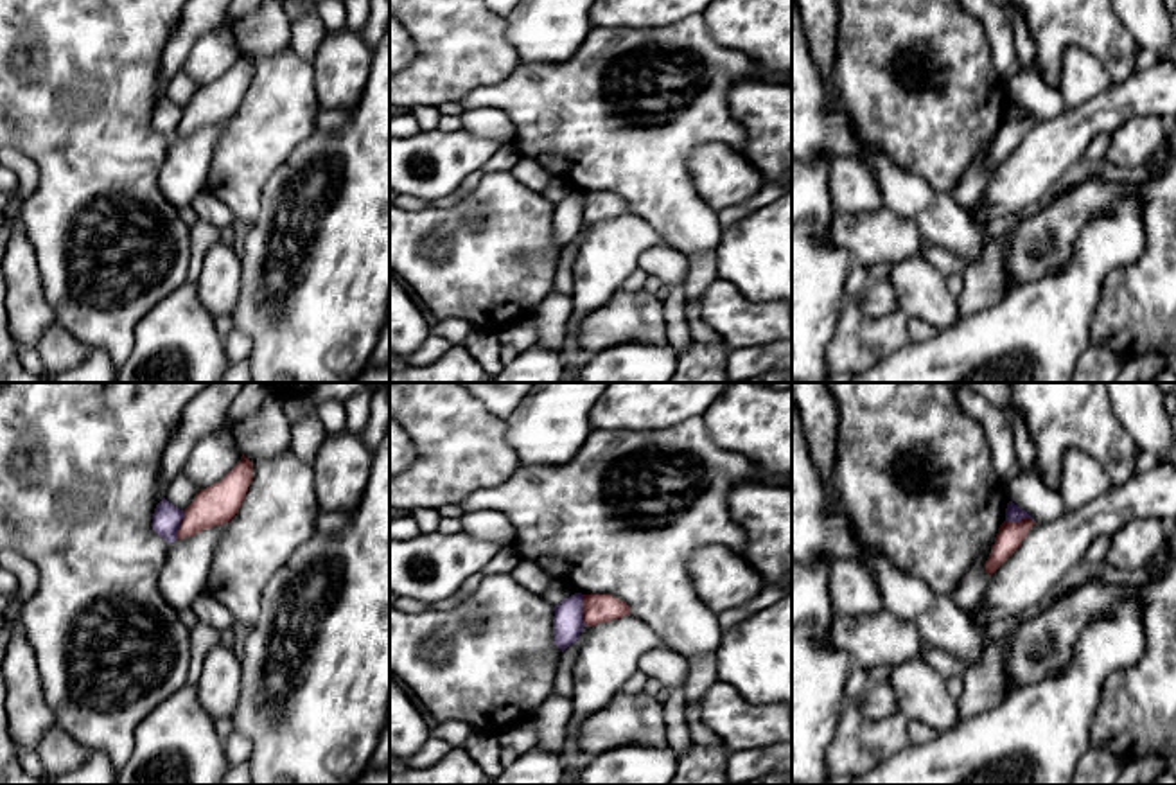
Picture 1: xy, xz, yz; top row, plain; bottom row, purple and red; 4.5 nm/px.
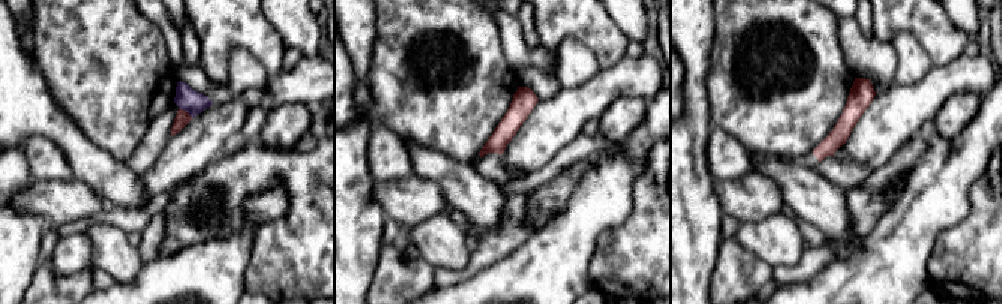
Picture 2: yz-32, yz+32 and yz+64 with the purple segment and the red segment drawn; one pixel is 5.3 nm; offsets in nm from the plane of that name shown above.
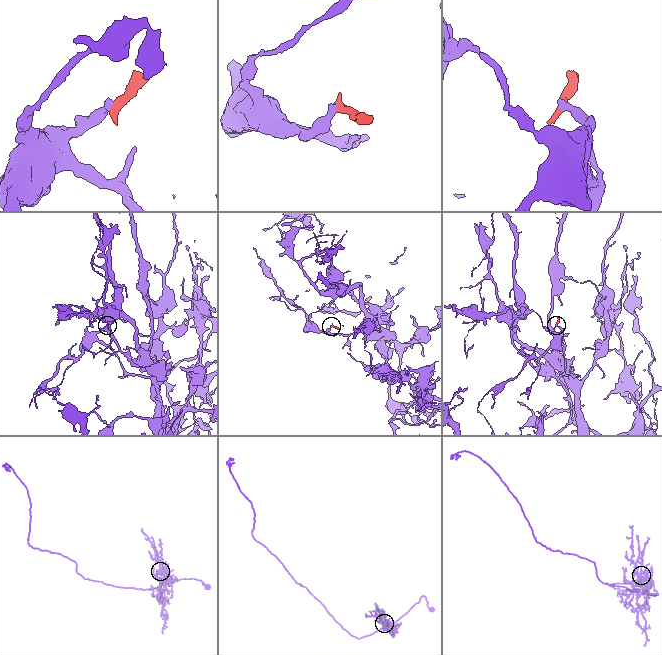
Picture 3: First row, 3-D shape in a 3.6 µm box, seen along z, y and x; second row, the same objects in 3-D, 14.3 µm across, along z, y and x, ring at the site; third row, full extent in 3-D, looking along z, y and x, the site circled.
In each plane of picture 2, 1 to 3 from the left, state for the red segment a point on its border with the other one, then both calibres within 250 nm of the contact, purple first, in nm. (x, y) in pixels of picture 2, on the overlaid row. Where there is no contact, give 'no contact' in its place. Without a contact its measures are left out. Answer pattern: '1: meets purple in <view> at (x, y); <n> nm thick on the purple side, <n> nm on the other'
1: meets purple in yz-32 at (186, 111); 120 nm thick on the purple side, 80 nm on the other
2: no contact
3: no contact

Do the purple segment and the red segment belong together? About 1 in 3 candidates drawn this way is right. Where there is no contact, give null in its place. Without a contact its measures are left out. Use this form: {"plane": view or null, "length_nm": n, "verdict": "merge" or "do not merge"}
{"plane": "xz", "length_nm": 140, "verdict": "do not merge"}

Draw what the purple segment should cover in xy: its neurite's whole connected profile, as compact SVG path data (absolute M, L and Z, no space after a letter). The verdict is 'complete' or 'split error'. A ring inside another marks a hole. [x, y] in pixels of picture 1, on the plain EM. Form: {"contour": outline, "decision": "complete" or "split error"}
{"contour": "M163 95L154 106L151 124L162 137L165 137L167 140L174 140L178 137L181 117L183 108Z", "decision": "complete"}

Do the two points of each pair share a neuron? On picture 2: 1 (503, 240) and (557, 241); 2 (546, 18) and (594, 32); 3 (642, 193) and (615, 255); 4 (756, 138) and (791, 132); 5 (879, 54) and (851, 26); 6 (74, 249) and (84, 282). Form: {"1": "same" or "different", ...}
{"1": "different", "2": "same", "3": "same", "4": "same", "5": "same", "6": "different"}

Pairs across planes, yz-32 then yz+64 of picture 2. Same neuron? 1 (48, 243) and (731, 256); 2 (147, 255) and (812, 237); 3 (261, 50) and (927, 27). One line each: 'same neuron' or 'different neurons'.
1: different neurons
2: different neurons
3: same neuron

